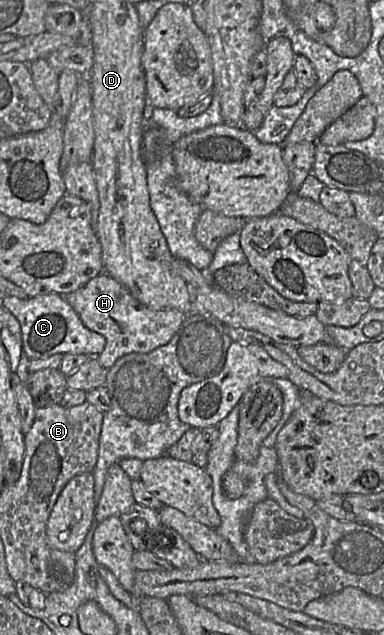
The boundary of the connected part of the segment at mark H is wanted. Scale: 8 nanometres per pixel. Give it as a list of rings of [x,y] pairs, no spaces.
[[[107,272],[98,274],[77,290],[63,296],[89,330],[105,337],[104,349],[97,355],[97,359],[106,369],[123,355],[149,353],[166,345],[178,332],[186,317],[179,309],[155,309],[141,304]]]

